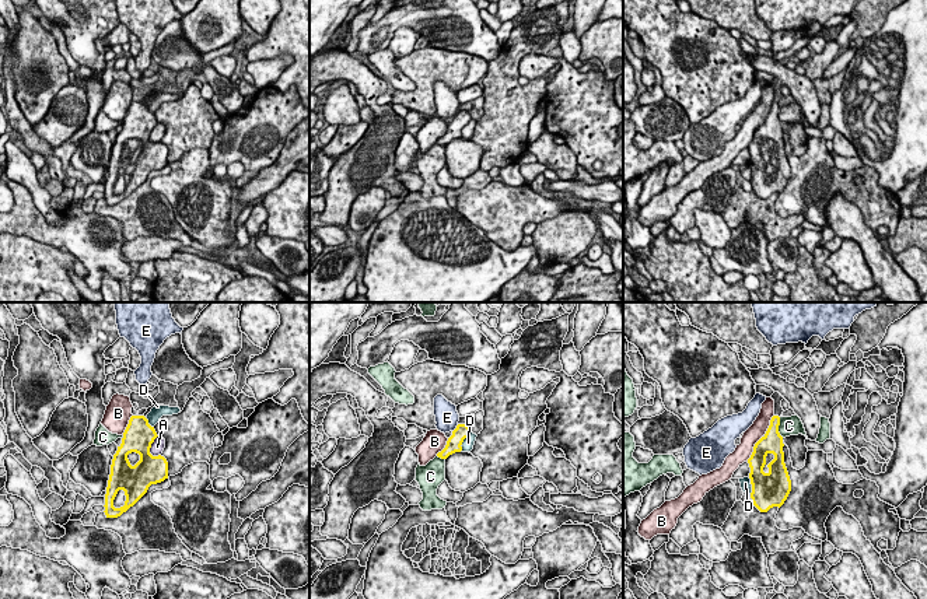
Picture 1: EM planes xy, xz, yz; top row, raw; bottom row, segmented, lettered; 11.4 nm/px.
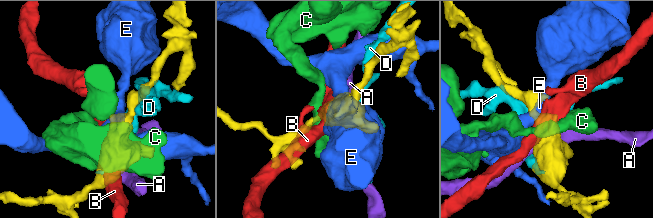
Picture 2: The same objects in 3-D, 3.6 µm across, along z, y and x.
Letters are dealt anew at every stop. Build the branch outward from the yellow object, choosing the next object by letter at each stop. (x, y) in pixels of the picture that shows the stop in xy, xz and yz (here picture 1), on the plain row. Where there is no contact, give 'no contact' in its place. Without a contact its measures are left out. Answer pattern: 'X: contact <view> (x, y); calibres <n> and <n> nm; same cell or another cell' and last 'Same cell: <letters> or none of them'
A: contact xy (150, 133); calibres 340 and 160 nm; another cell
B: contact yz (761, 125); calibres 240 and 190 nm; another cell
C: contact yz (777, 114); calibres 240 and 220 nm; another cell
D: contact xz (462, 128); calibres 170 and 130 nm; another cell
E: contact xz (455, 115); calibres 170 and 280 nm; another cell
Same cell: none of them

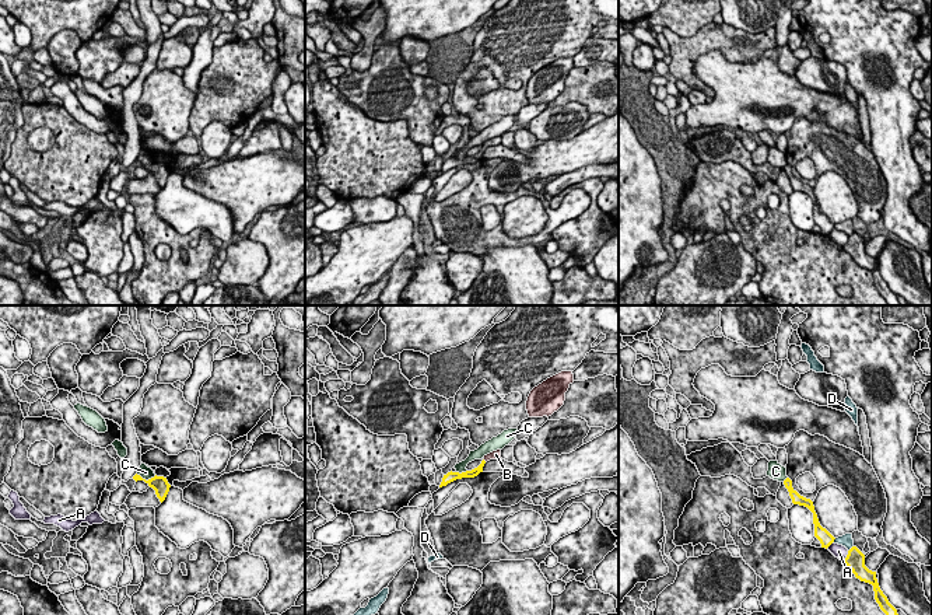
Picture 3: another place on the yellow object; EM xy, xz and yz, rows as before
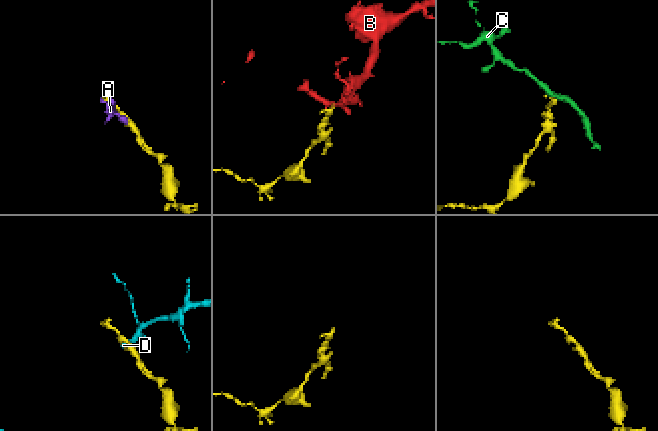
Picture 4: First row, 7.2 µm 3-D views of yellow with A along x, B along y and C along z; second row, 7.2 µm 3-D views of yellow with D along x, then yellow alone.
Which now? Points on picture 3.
A: contact yz (847, 243); calibres 220 and 160 nm; another cell
B: no contact; same cell
C: contact xy (144, 166); calibres 190 and 140 nm; another cell
D: contact yz (851, 234); calibres 220 and 140 nm; another cell
Same cell: B

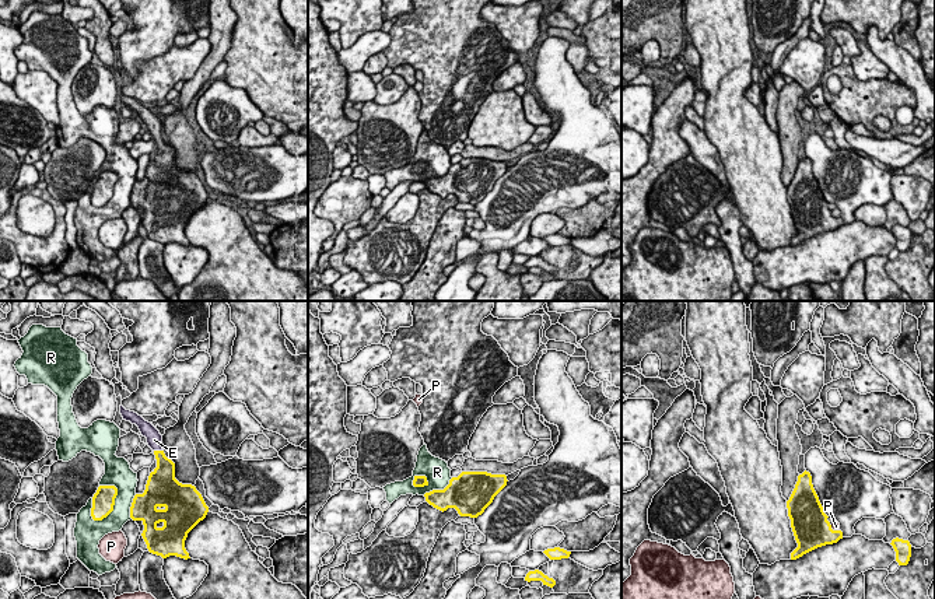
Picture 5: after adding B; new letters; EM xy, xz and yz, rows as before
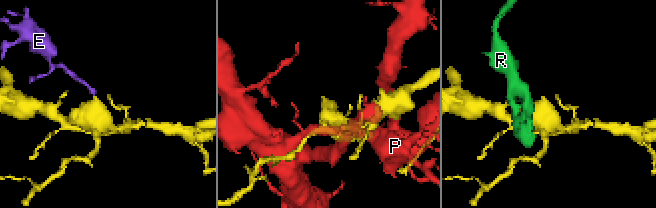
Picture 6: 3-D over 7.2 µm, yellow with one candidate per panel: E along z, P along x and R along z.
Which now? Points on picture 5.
E: contact xy (158, 137); calibres 240 and 190 nm; same cell
P: contact yz (834, 217); calibres 400 and 100 nm; another cell
R: contact xy (112, 193); calibres 260 and 220 nm; another cell
Same cell: E

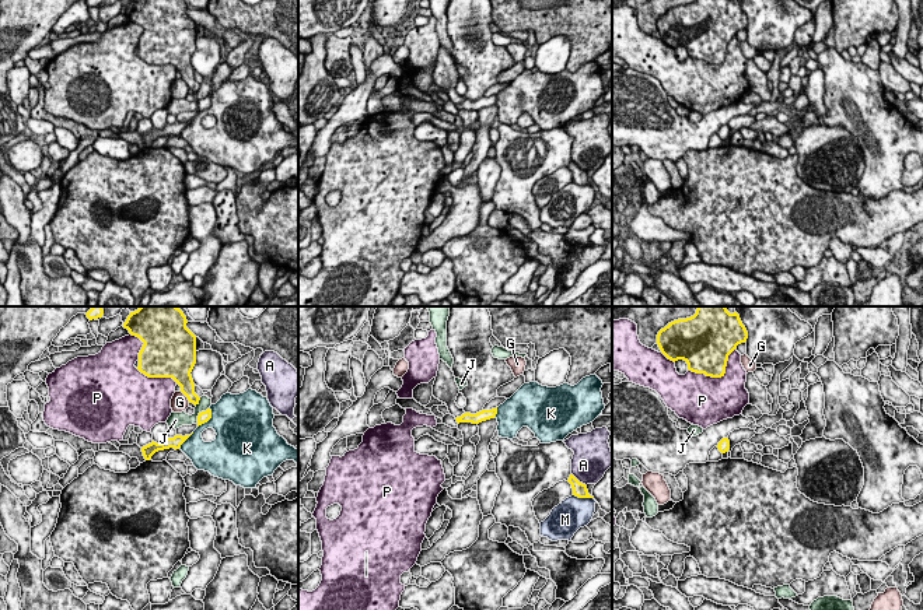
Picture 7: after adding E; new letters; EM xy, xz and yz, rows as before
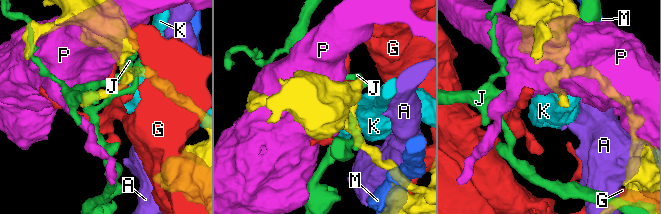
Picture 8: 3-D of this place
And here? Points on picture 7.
A: contact xz (577, 167); calibres 160 and 420 nm; another cell
G: contact xy (185, 81); calibres 220 and 200 nm; another cell
J: contact xy (200, 100); calibres 130 and 160 nm; another cell
K: contact xy (207, 107); calibres 130 and 420 nm; another cell
M: contact xz (583, 183); calibres 160 and 360 nm; another cell
P: contact yz (717, 63); calibres 400 and 480 nm; another cell
Same cell: none of them

